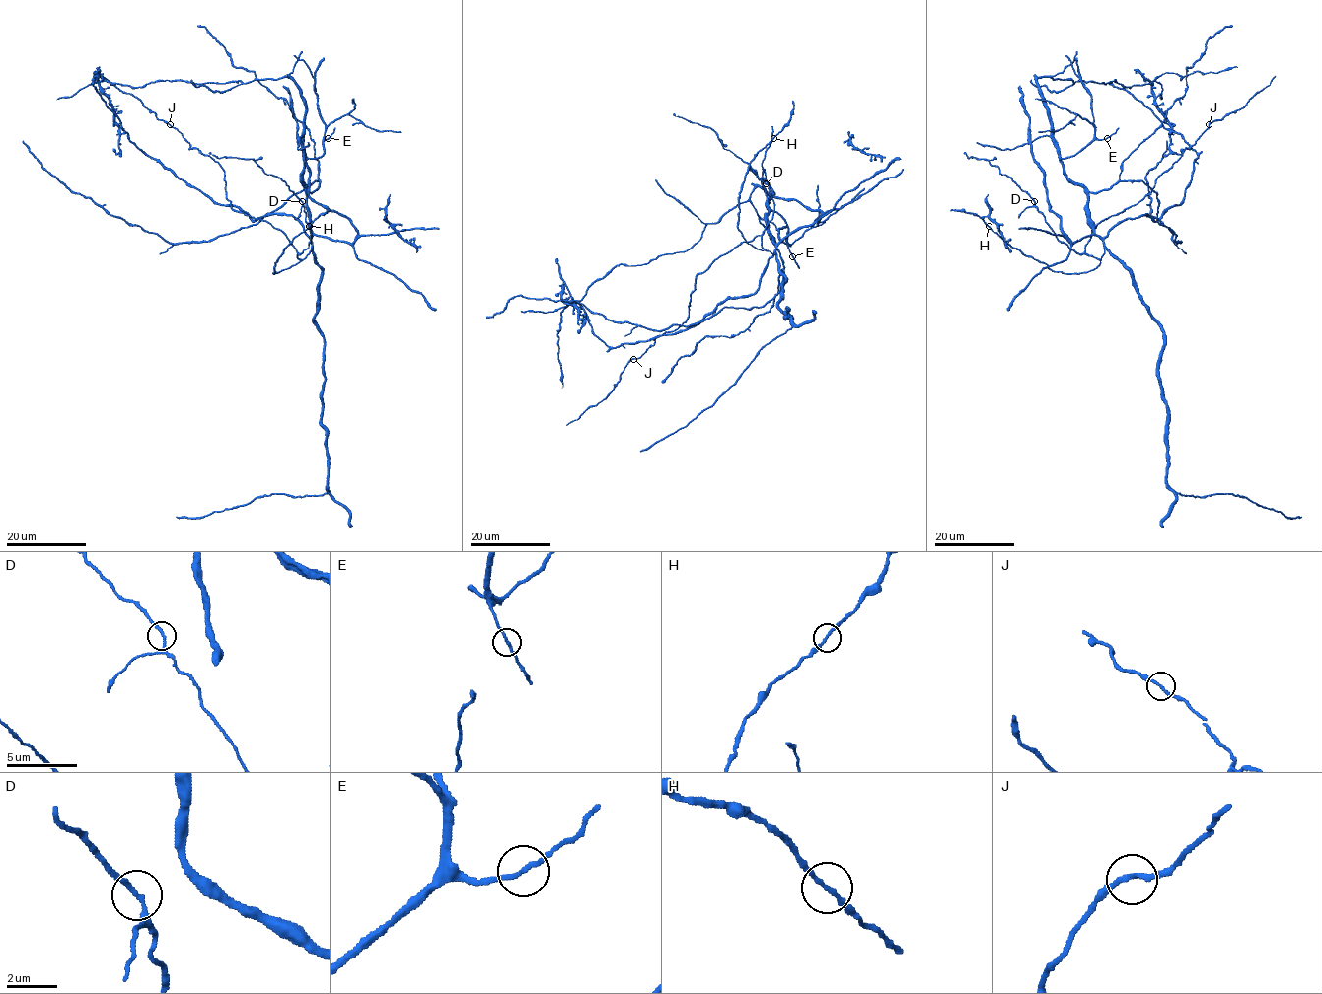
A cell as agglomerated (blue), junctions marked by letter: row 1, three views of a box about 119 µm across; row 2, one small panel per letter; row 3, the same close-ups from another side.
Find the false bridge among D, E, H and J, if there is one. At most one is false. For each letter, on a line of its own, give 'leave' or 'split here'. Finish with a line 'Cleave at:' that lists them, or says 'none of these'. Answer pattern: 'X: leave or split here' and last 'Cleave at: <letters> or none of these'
D: leave
E: leave
H: leave
J: leave
Cleave at: none of these

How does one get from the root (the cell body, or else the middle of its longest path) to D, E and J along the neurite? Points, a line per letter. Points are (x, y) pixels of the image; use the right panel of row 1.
D: (1093, 225), (1093, 232), (1103, 244), (1104, 254), (1100, 259), (1079, 254), (1062, 243), (1033, 201)
E: (1093, 225), (1087, 207), (1087, 192), (1066, 177), (1061, 159), (1076, 154), (1095, 139), (1106, 138)
J: (1093, 225), (1103, 244), (1100, 259), (1085, 251), (1091, 230), (1141, 201), (1209, 124)

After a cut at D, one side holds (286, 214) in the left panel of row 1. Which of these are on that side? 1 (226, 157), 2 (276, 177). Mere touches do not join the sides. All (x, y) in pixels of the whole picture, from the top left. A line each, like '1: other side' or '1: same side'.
1: other side
2: other side

